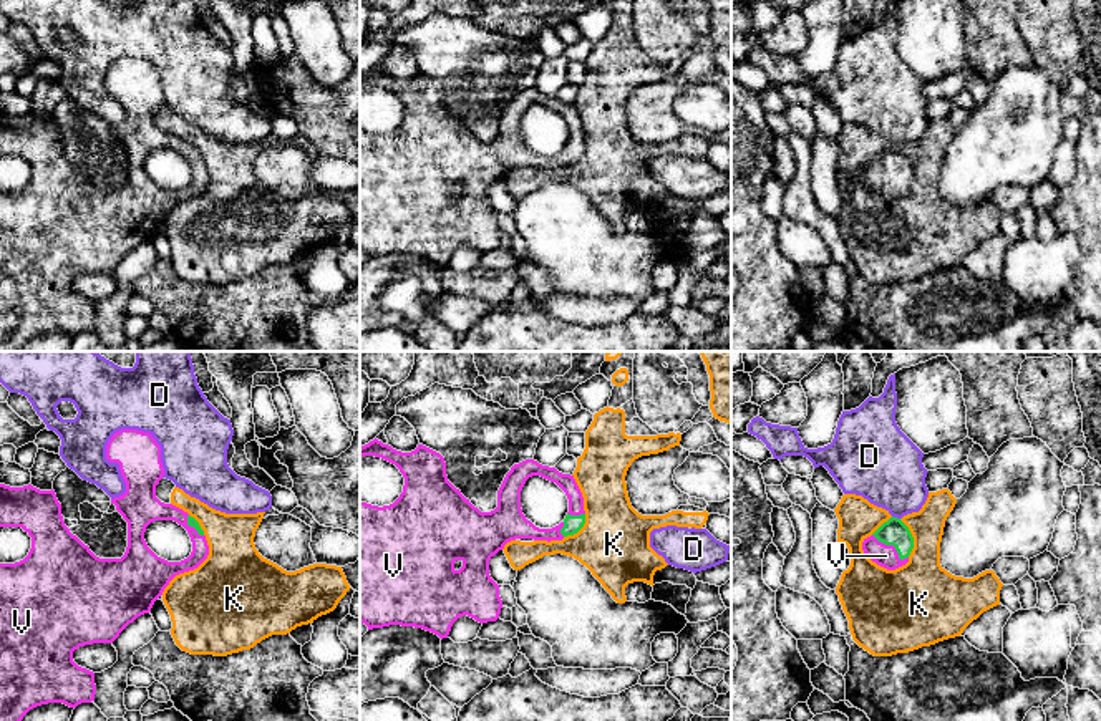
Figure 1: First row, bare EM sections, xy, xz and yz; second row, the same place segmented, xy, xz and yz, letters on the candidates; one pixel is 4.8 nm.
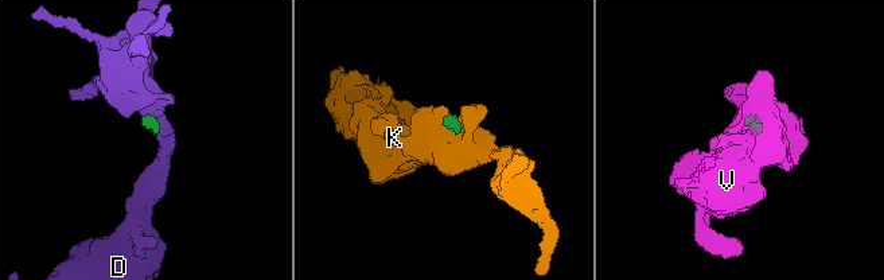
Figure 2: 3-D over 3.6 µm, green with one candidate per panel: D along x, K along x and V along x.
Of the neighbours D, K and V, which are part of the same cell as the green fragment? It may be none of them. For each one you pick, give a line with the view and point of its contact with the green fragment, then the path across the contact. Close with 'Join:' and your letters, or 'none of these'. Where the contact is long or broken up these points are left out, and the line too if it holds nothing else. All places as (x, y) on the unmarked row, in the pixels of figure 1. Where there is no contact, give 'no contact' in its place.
V: contact yz (892, 173); way yz (894, 161), (892, 173), (886, 184)
Join: V

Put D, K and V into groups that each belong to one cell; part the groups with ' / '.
D / K / V

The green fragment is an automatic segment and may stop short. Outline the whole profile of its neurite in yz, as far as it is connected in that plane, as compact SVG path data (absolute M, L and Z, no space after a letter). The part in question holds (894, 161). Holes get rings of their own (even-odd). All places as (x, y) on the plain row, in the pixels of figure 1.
M890 146L862 171L864 182L887 199L905 194L912 177L914 166L909 156L897 146Z

